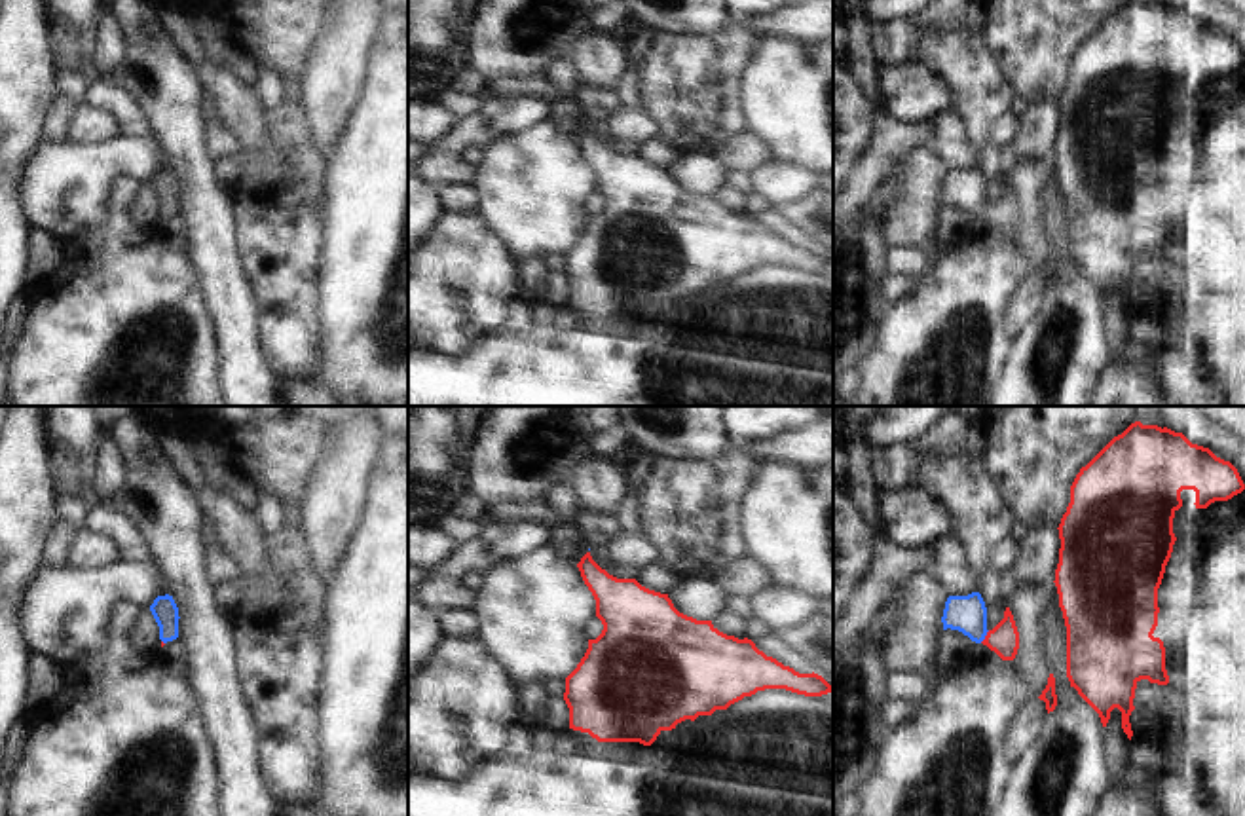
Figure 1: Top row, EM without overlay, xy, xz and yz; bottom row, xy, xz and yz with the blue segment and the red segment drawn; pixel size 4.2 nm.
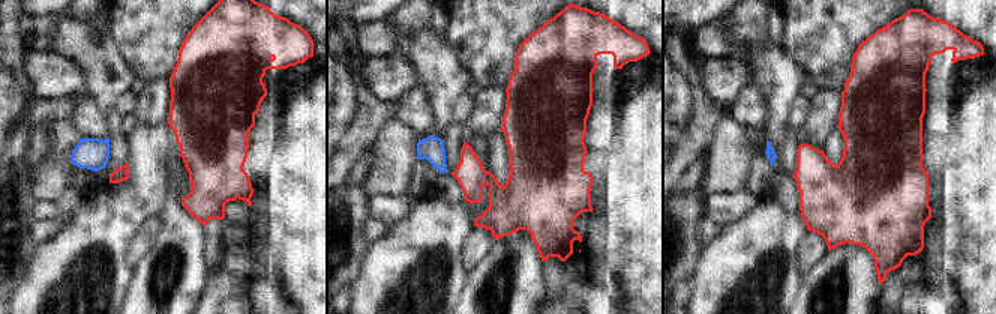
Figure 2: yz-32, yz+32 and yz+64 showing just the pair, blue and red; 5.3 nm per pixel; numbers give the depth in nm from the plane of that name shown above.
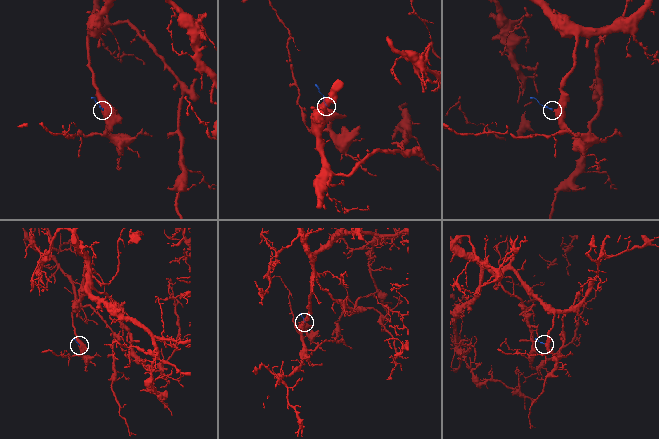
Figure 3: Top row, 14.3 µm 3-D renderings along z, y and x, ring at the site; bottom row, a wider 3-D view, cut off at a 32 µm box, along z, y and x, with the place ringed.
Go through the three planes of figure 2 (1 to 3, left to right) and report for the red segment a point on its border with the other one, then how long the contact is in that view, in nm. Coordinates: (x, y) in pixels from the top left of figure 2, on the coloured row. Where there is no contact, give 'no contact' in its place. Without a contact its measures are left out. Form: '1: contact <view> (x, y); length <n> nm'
1: no contact
2: no contact
3: no contact

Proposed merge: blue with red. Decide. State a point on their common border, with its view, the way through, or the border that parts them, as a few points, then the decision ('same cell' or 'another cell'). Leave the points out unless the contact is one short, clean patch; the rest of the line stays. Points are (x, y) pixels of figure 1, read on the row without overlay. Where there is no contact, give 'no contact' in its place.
yz (985, 209) | across yz (966, 188), (985, 209), (1004, 213) | same cell

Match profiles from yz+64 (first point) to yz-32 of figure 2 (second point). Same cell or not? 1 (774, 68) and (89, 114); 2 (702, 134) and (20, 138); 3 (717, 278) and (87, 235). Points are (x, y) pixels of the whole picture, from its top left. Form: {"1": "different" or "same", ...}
{"1": "different", "2": "same", "3": "same"}

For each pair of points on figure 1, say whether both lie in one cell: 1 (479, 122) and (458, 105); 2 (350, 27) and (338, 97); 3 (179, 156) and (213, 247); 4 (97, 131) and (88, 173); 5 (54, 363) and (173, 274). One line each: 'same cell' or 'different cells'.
1: different cells
2: same cell
3: same cell
4: different cells
5: same cell

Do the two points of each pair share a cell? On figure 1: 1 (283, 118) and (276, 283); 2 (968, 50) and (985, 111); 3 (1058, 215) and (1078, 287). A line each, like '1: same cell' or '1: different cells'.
1: same cell
2: same cell
3: same cell

